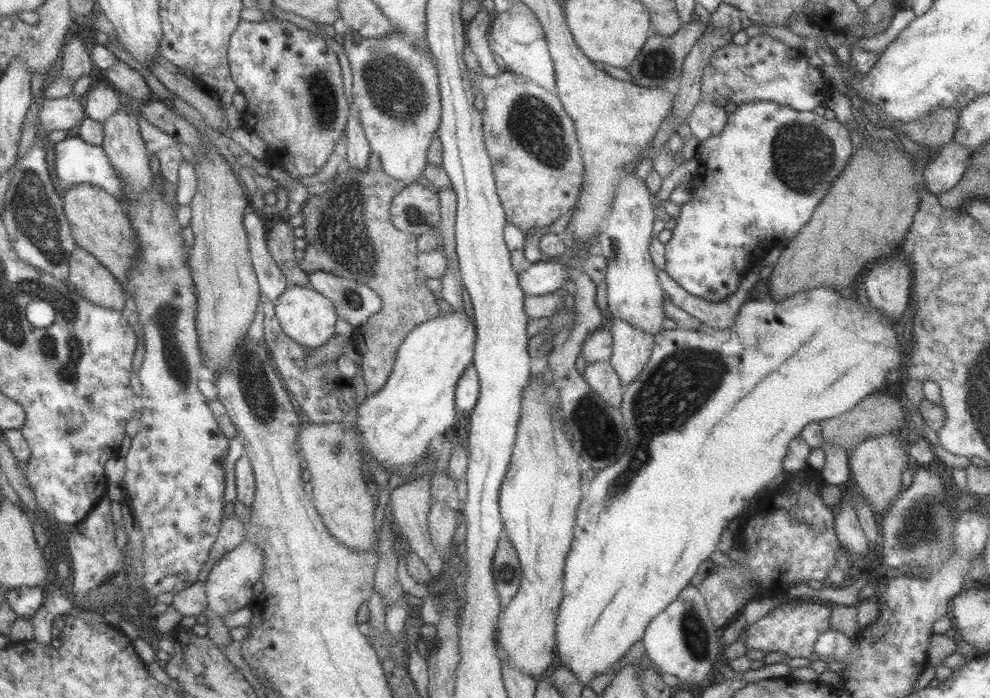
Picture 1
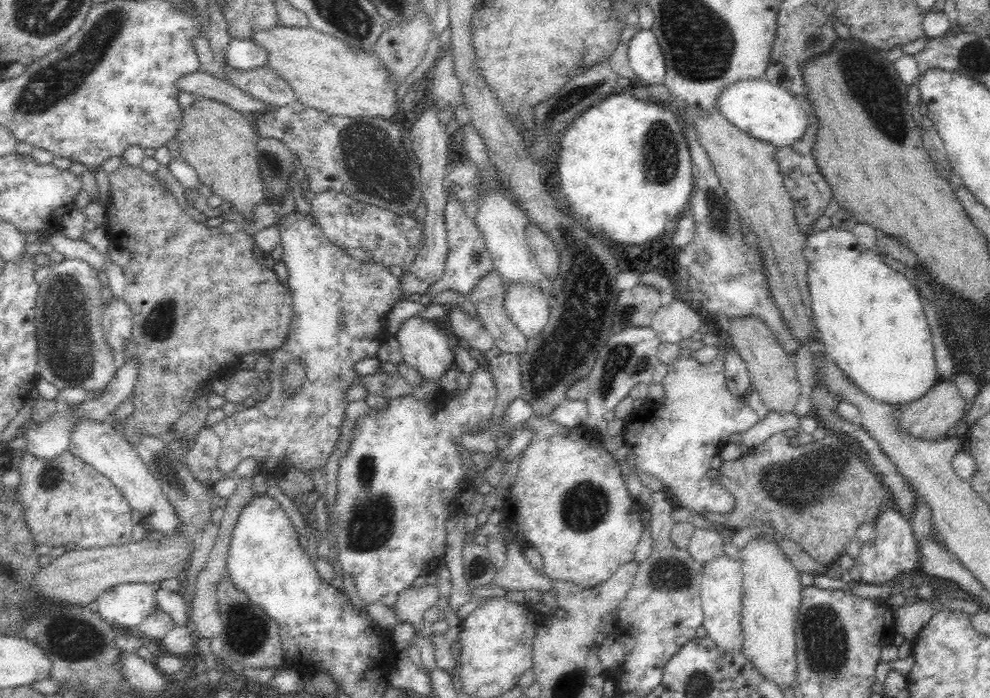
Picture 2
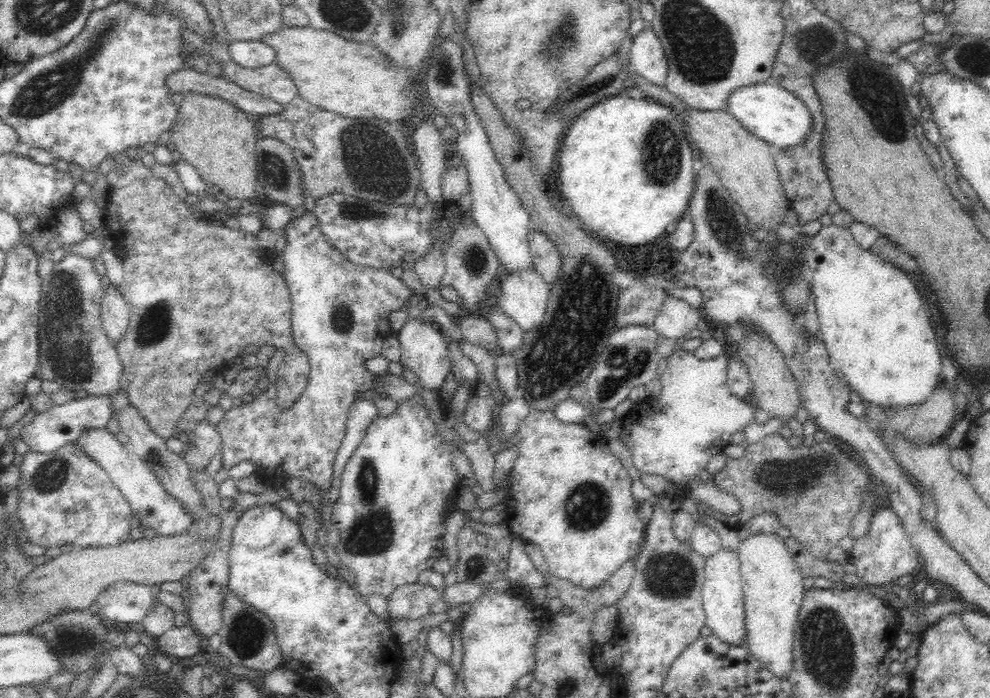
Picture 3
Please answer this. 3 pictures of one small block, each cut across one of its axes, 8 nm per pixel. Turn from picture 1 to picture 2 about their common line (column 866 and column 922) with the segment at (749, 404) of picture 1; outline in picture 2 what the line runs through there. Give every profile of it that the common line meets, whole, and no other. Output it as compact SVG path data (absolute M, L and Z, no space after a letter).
M832 227L822 231L814 230L807 235L804 256L809 264L807 269L807 290L810 292L814 324L817 330L822 333L820 340L823 344L822 349L825 351L826 358L836 363L838 368L841 368L846 373L849 380L856 384L856 386L859 386L874 401L898 407L902 403L910 403L924 396L936 384L937 372L936 363L934 363L934 347L932 347L933 334L929 328L926 315L924 315L925 307L922 305L919 292L914 288L911 280L908 280L910 277L896 272L888 264L885 264L879 253L859 243L852 231L838 230Z

